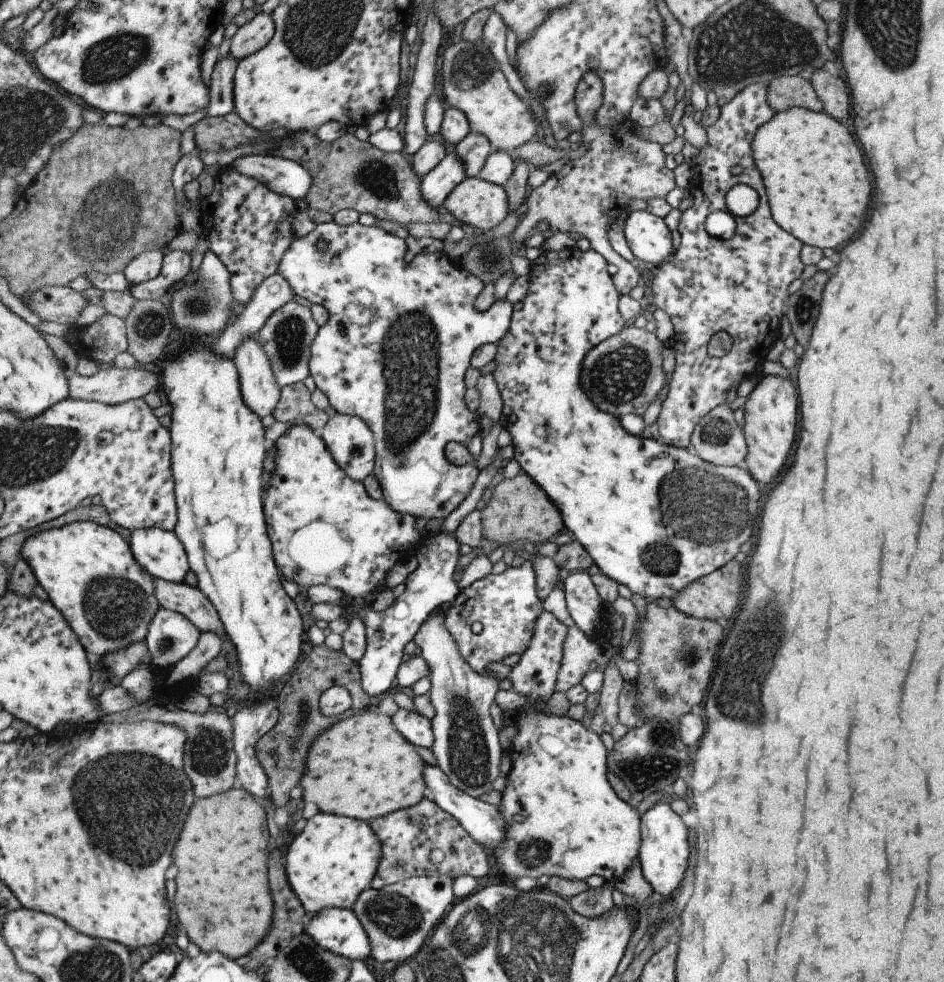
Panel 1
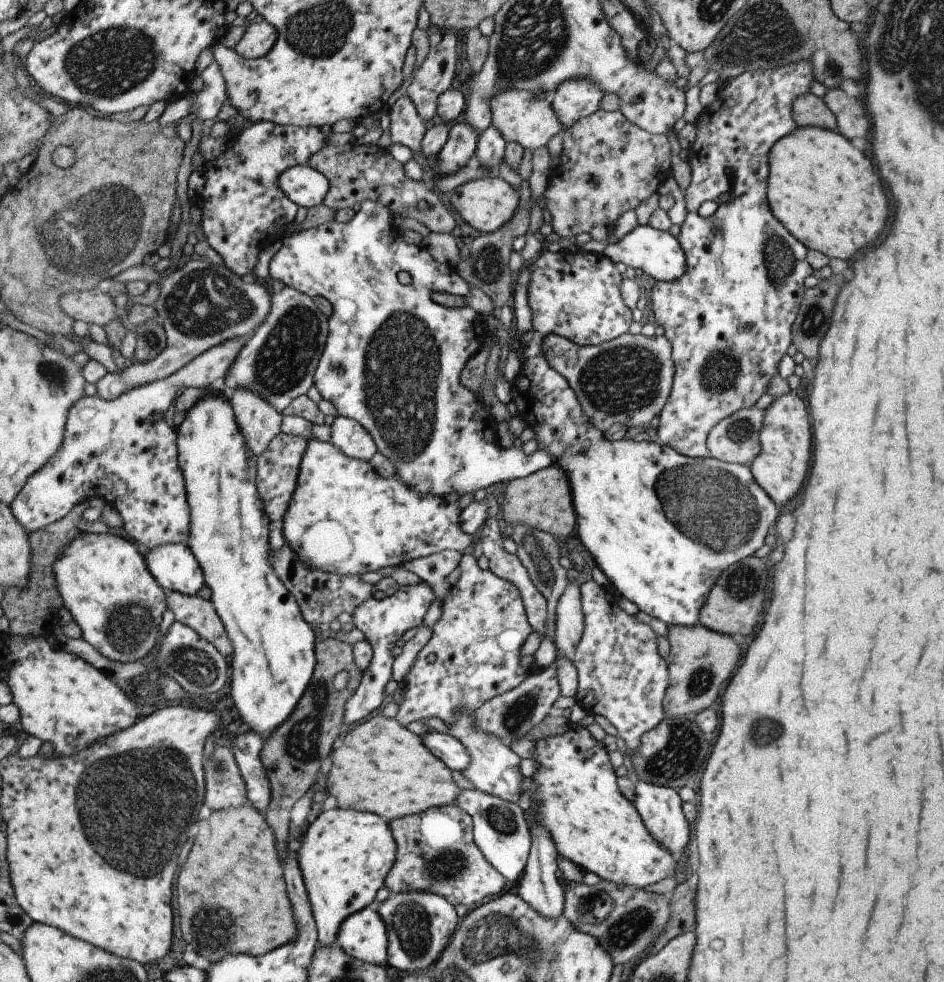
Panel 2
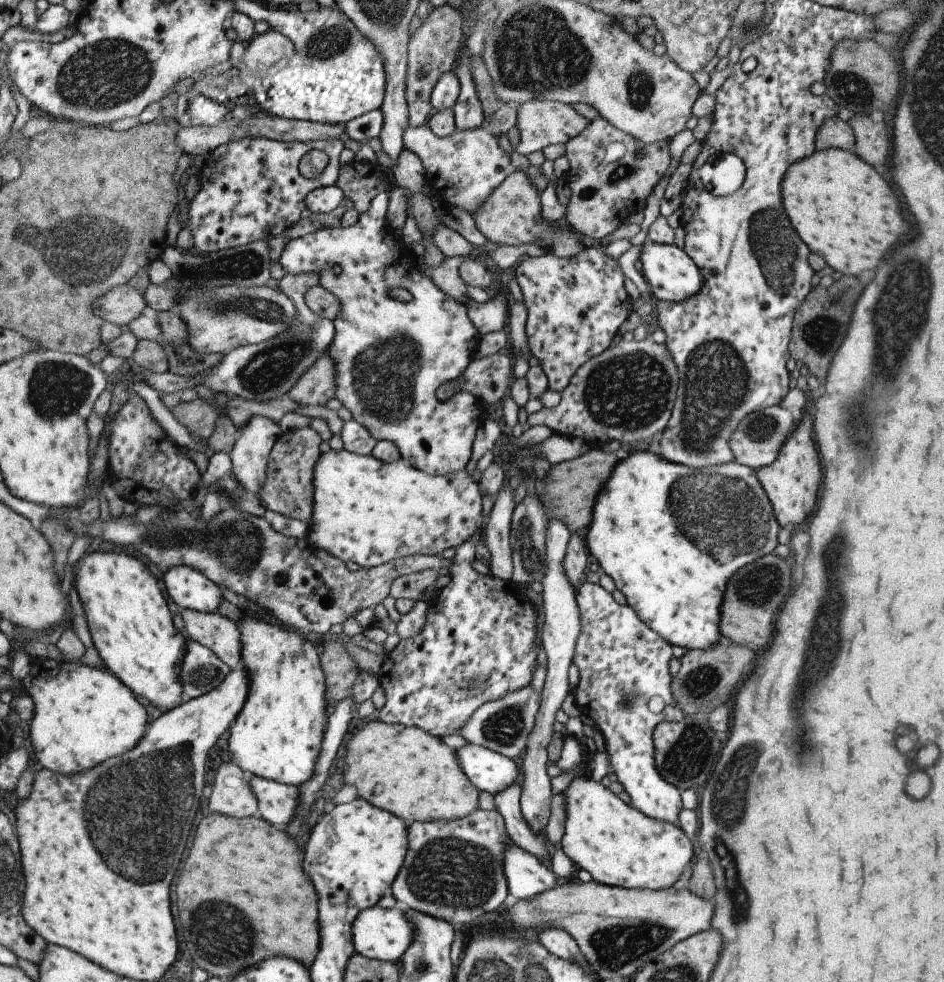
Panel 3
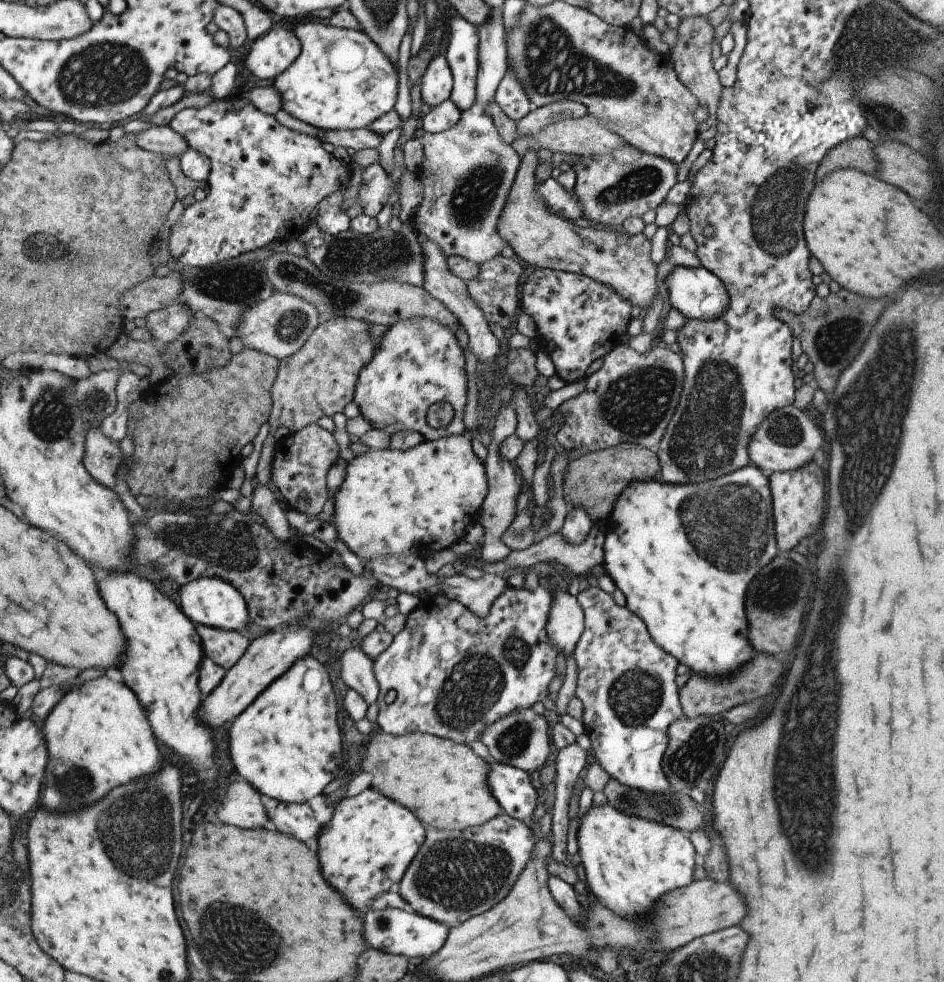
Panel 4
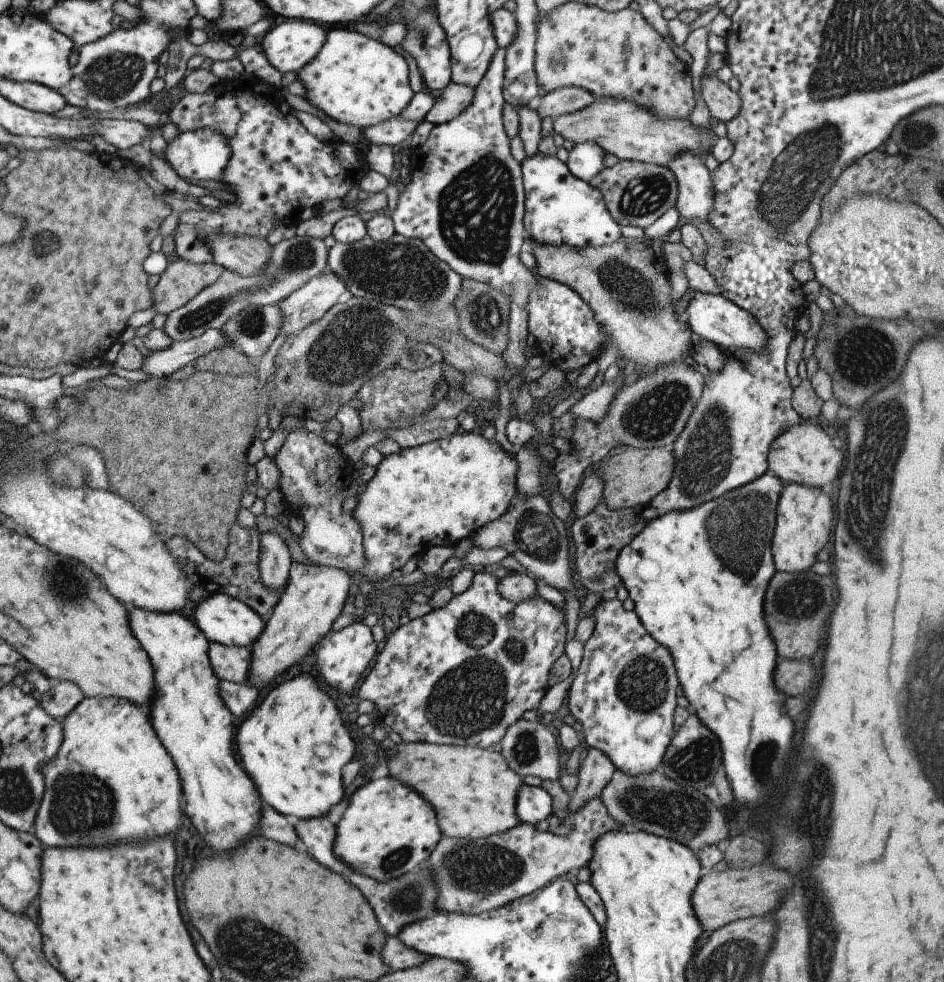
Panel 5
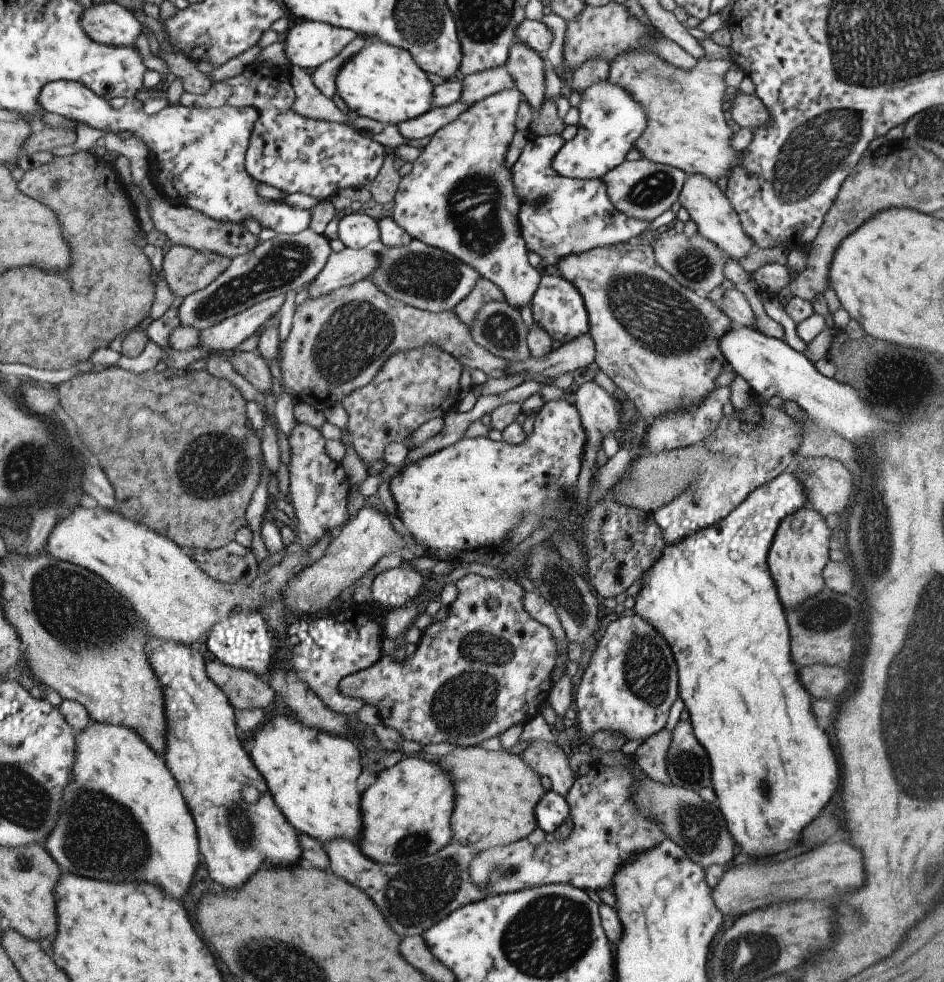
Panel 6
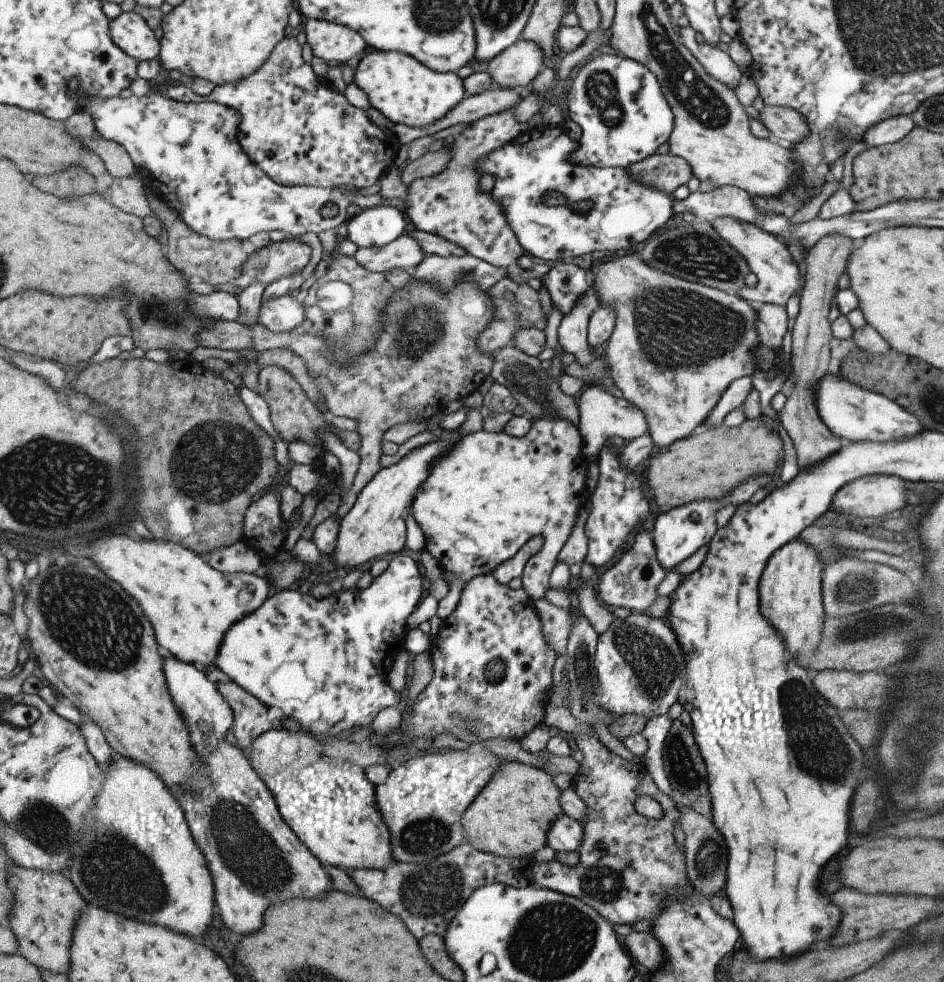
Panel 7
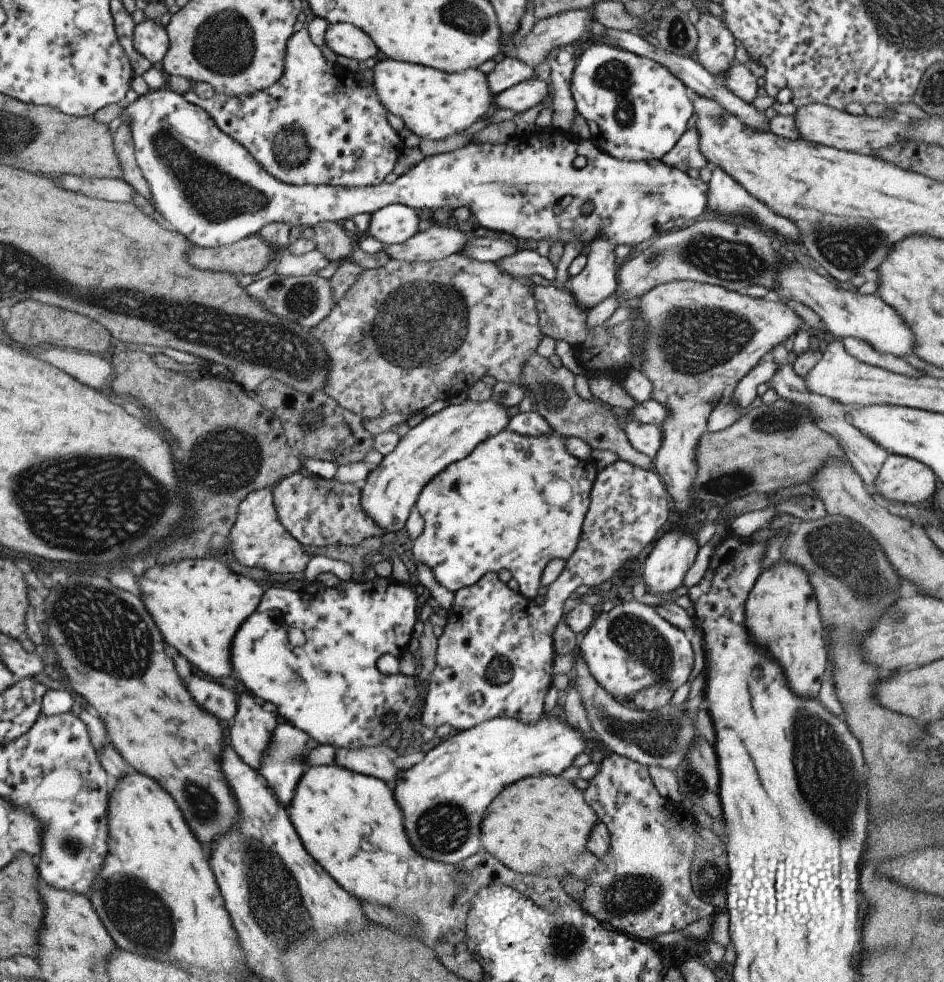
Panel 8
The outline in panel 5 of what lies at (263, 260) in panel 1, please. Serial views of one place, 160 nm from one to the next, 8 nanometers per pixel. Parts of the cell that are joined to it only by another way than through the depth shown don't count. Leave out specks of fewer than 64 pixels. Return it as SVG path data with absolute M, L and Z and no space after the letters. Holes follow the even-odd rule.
M245 73L241 74L237 79L220 80L207 92L185 94L184 96L181 96L181 98L177 100L175 106L167 112L168 120L171 121L171 124L173 124L175 128L177 128L179 133L206 127L207 129L218 131L226 139L226 143L228 144L230 150L230 160L227 161L226 168L222 170L222 173L219 175L217 181L226 184L228 190L230 191L229 193L234 197L232 202L222 203L218 207L207 207L205 210L202 207L200 210L184 210L183 212L180 212L173 237L174 252L179 259L183 259L185 262L193 263L194 265L213 263L212 254L210 253L206 242L206 237L210 233L222 233L223 235L234 235L235 237L259 237L265 239L271 230L279 224L283 224L289 220L289 218L294 216L300 210L307 210L307 214L313 214L316 216L323 201L343 198L349 189L367 173L369 168L367 162L365 161L365 156L363 156L363 152L355 151L348 143L343 143L335 137L333 137L329 142L321 142L320 140L317 140L315 136L309 134L309 132L304 129L304 126L299 122L299 119L297 119L295 115L289 114L289 112L291 112L291 108L287 106L285 101L283 102L283 100L277 100L277 98L270 96L269 92L266 91L265 86L261 85L256 78L253 78L253 76Z

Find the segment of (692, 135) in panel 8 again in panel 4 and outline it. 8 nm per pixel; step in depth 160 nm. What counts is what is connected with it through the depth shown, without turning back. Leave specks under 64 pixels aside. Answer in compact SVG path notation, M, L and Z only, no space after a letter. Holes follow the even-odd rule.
M615 148L609 155L593 156L581 156L580 161L571 167L576 176L573 194L581 206L580 216L602 224L604 228L619 230L625 218L641 218L647 210L653 212L676 182L674 162L659 155Z

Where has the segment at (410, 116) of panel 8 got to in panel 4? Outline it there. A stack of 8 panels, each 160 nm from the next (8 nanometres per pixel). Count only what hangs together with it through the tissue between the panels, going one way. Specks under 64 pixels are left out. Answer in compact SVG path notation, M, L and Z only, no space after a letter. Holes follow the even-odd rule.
M304 21L291 32L300 44L298 57L277 77L273 77L270 85L279 93L281 111L313 130L337 130L367 127L371 121L393 109L397 96L397 69L366 34L329 23Z

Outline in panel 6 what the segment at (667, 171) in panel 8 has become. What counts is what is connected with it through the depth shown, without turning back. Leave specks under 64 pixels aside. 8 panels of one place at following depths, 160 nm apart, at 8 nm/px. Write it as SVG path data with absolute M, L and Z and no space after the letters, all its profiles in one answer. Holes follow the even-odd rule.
M51 81L42 86L38 94L38 103L47 112L62 116L78 124L85 124L91 128L106 130L117 134L117 132L133 132L146 144L149 152L151 182L154 187L154 194L157 198L164 199L169 204L191 207L191 210L198 210L216 221L234 222L236 225L243 225L245 217L256 220L259 227L267 227L274 230L276 234L297 234L308 228L309 212L297 208L289 208L282 200L273 200L273 203L266 202L255 194L254 180L245 172L244 152L253 128L254 120L257 118L255 109L251 107L235 108L227 105L214 109L199 107L164 107L160 111L146 116L141 110L135 112L135 108L126 105L118 110L111 110L107 101L86 86L73 81ZM559 135L539 137L528 136L519 158L511 168L512 181L520 202L518 225L526 249L537 253L547 264L556 264L561 257L578 255L597 247L606 247L627 243L629 238L641 234L648 228L648 222L632 219L621 214L607 198L602 179L570 179L560 177L551 168L552 158L563 146L564 140Z

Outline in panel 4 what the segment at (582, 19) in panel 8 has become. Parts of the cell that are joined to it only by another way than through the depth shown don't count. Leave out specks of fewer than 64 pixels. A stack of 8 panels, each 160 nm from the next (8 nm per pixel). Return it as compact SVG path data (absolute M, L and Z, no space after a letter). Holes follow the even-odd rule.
M451 99L440 102L437 106L425 108L418 120L419 132L439 134L449 130L461 116L458 107Z

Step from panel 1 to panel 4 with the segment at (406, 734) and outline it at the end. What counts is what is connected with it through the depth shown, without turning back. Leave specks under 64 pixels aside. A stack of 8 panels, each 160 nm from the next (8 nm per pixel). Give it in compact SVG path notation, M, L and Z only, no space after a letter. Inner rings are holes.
M491 758L486 772L486 784L501 812L517 820L532 816L540 791L531 785L529 774L510 764L501 764Z

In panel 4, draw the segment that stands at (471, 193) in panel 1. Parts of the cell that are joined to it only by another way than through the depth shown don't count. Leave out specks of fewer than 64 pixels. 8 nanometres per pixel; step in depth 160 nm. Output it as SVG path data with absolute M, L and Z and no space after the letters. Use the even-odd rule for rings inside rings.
M529 149L520 157L513 184L496 222L498 235L522 264L582 274L605 285L616 295L629 301L630 306L638 304L642 315L646 313L651 297L657 296L657 264L649 260L650 240L644 238L642 233L628 236L616 229L597 232L579 227L546 209L536 193L536 152Z

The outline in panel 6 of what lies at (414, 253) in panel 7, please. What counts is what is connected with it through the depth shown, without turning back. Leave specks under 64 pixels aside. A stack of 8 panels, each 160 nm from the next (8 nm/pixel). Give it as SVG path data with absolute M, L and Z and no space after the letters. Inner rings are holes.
M379 240L370 242L365 248L353 250L345 247L338 253L330 252L323 268L306 285L309 299L329 294L339 287L348 287L370 274L377 264L378 254L387 247Z

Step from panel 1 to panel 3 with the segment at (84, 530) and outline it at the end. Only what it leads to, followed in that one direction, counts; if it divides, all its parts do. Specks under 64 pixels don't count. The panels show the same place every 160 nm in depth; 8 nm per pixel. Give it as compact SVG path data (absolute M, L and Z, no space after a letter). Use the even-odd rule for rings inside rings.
M123 549L82 553L73 566L73 588L101 660L133 694L168 711L184 700L177 668L186 639L173 627L173 614L167 610L157 581L145 566Z

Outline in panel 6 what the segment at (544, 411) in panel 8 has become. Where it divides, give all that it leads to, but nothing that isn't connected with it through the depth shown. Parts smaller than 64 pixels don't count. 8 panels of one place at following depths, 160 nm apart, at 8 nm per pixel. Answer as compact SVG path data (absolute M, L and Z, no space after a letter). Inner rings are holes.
M367 278L348 287L339 287L329 294L303 301L294 309L289 334L280 343L277 366L281 373L280 384L292 397L295 404L306 402L324 411L332 404L339 403L352 390L365 386L375 376L391 355L401 351L419 349L420 346L430 343L444 353L453 355L461 365L471 369L476 368L484 372L487 377L499 379L506 376L508 364L506 360L498 359L484 348L475 344L467 326L451 311L430 313L422 311L401 301L390 299Z

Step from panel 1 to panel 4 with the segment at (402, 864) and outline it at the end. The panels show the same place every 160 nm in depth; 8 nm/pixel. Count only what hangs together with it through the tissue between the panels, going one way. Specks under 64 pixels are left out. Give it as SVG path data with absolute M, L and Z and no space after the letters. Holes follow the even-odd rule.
M501 812L482 825L458 831L442 831L426 826L422 845L407 865L394 889L418 915L443 923L448 928L457 926L472 916L489 910L513 886L534 850L535 836L522 821Z

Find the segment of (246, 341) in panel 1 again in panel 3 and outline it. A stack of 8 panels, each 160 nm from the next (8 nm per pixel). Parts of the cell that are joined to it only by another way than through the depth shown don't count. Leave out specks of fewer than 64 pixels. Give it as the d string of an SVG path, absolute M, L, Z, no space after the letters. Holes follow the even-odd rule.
M251 415L237 431L239 436L228 454L231 471L247 493L258 496L269 451L280 433L279 425L266 416Z

